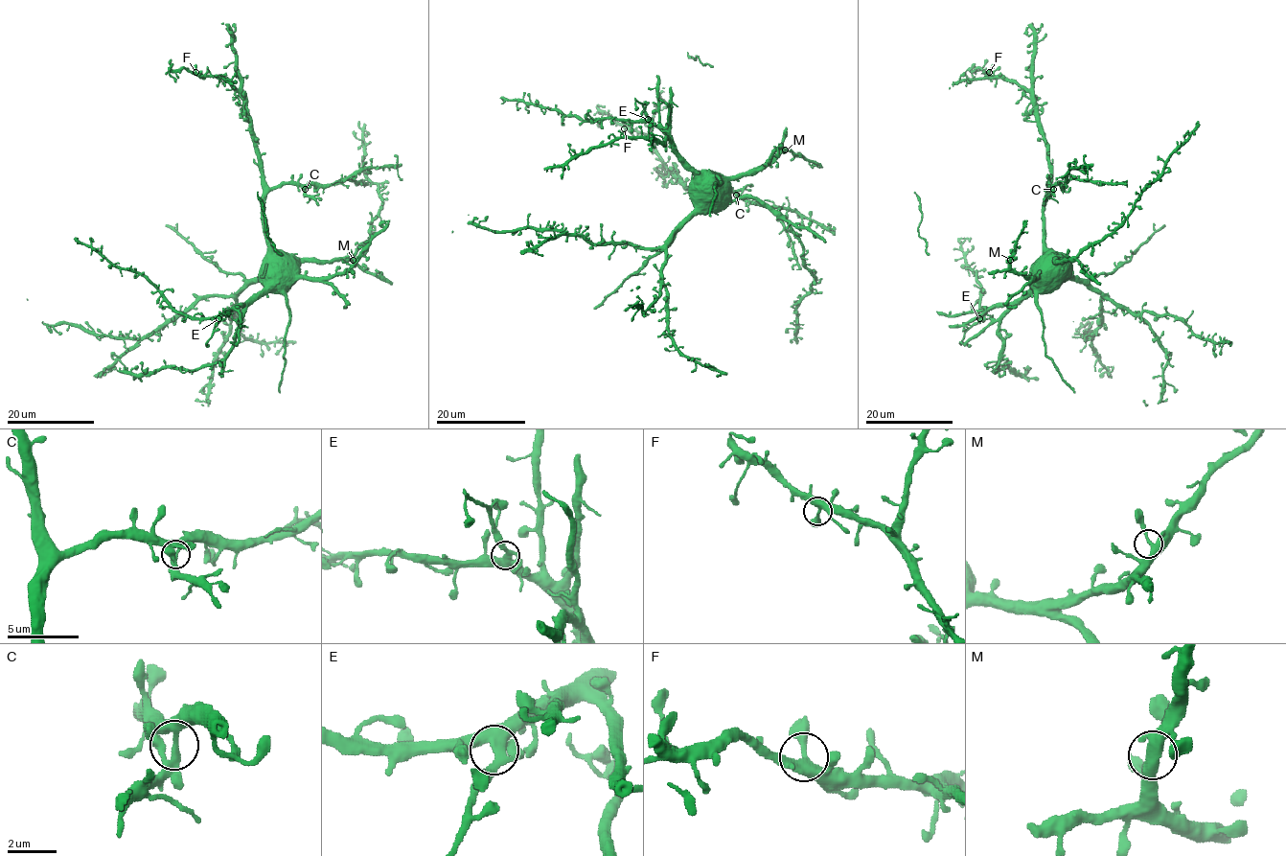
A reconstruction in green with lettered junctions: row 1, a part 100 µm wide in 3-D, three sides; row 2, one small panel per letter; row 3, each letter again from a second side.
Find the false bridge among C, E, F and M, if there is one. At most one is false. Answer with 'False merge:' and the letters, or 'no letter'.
False merge: C

